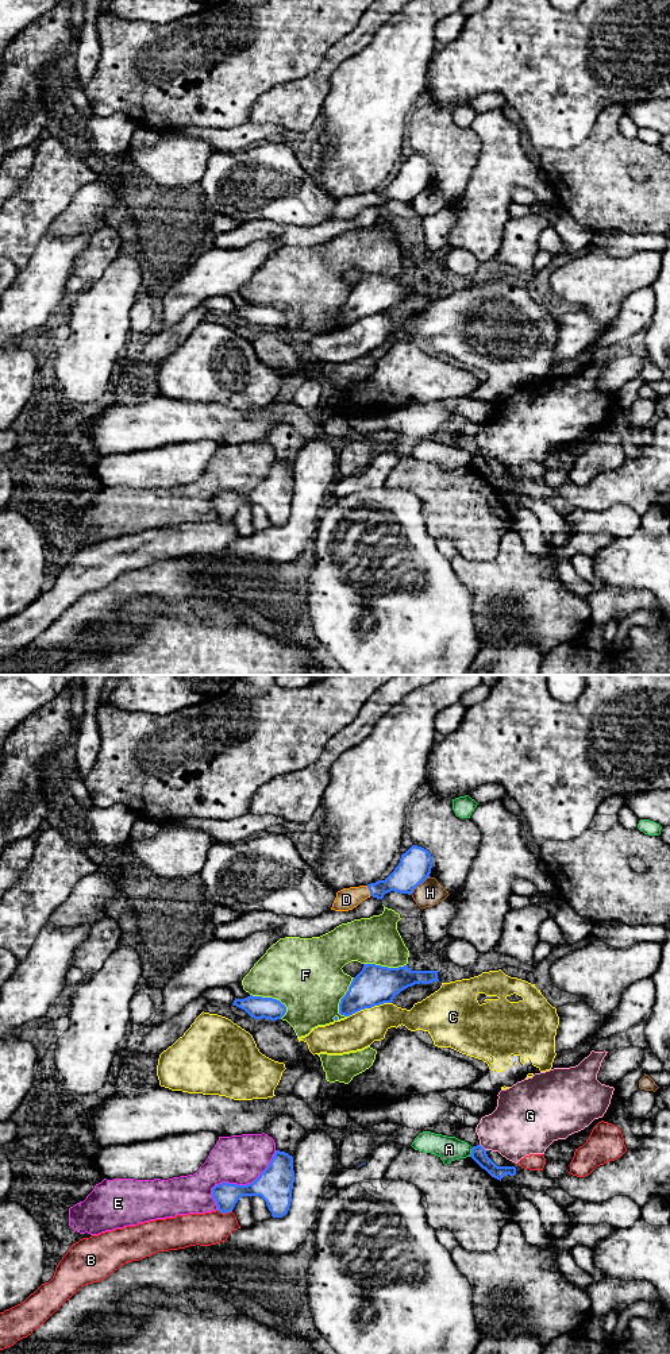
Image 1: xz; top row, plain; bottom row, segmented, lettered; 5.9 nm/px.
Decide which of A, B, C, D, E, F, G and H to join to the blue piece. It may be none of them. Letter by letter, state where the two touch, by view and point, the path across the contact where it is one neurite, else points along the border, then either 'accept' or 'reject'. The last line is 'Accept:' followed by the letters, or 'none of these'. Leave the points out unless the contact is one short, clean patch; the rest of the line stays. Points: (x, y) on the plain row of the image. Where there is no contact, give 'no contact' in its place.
A: xz (472, 461) | reject
B: xz (224, 521) | reject
C: xz (369, 316) | reject
D: xz (369, 199) | across xz (407, 184), (401, 189), (369, 199), (346, 208) | accept
E: xz (237, 493) | reject
F: xz (272, 307) | reject
G: xz (482, 456) | reject
H: xz (419, 192) | reject
Accept: D

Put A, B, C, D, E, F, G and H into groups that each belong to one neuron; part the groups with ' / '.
A / B / C / D / E / F / G / H

